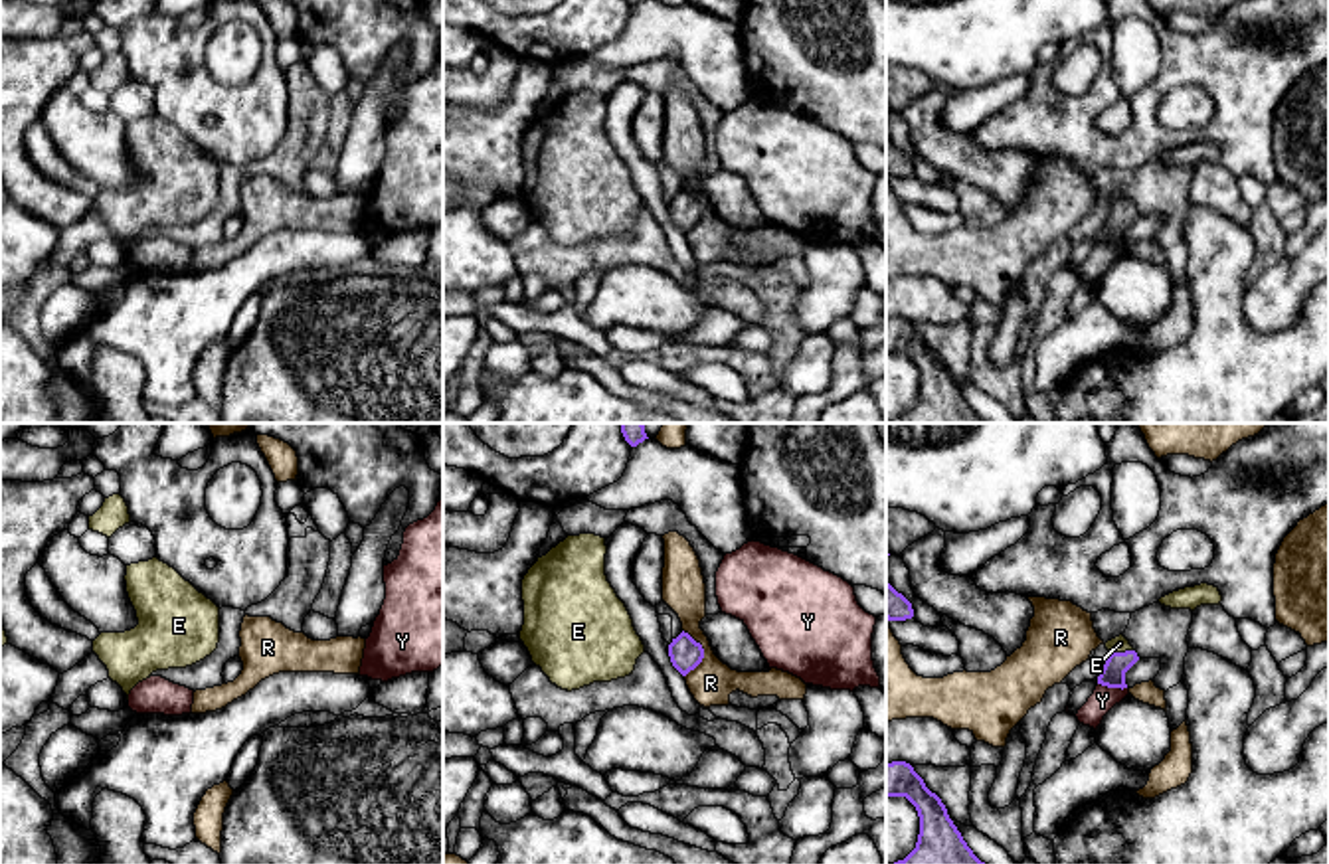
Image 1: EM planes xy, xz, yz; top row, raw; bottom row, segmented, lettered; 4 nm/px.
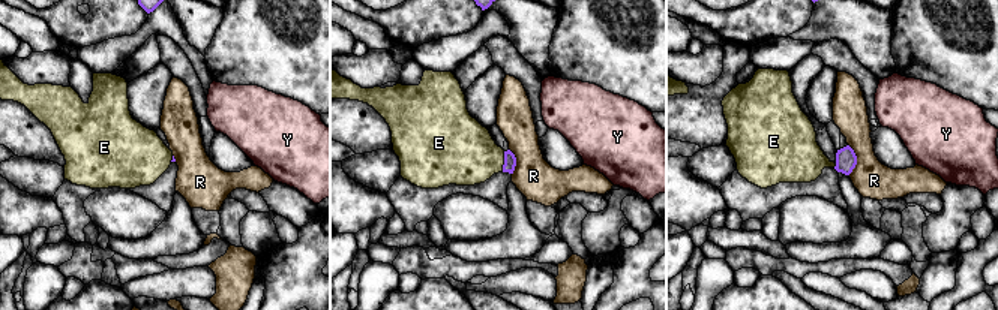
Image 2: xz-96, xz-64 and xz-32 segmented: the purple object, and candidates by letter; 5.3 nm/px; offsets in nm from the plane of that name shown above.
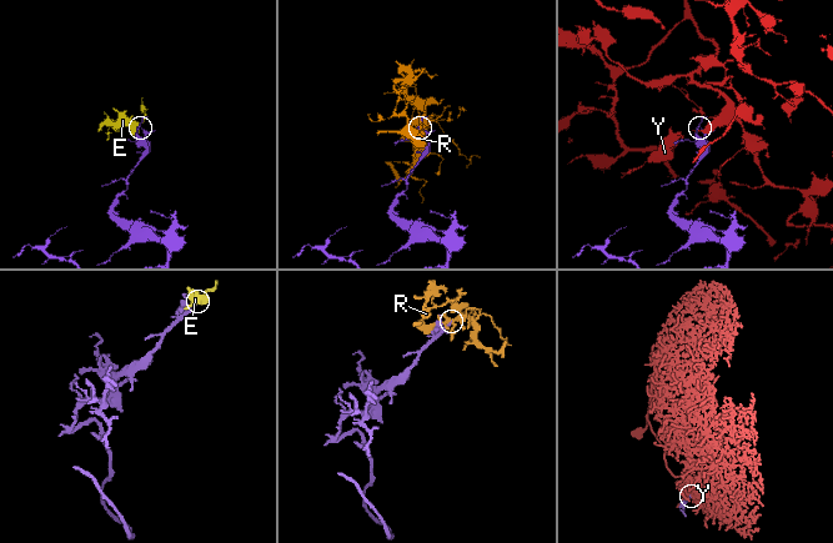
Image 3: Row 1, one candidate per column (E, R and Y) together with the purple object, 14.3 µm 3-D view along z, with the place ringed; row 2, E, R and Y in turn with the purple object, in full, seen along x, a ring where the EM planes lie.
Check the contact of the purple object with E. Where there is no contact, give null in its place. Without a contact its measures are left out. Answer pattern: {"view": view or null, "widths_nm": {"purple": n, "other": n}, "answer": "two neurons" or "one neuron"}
{"view": "yz", "widths_nm": {"purple": 100, "other": 70}, "answer": "one neuron"}

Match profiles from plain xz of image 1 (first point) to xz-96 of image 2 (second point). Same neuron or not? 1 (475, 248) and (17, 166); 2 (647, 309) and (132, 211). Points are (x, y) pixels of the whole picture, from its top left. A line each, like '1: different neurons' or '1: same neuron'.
1: different neurons
2: same neuron

